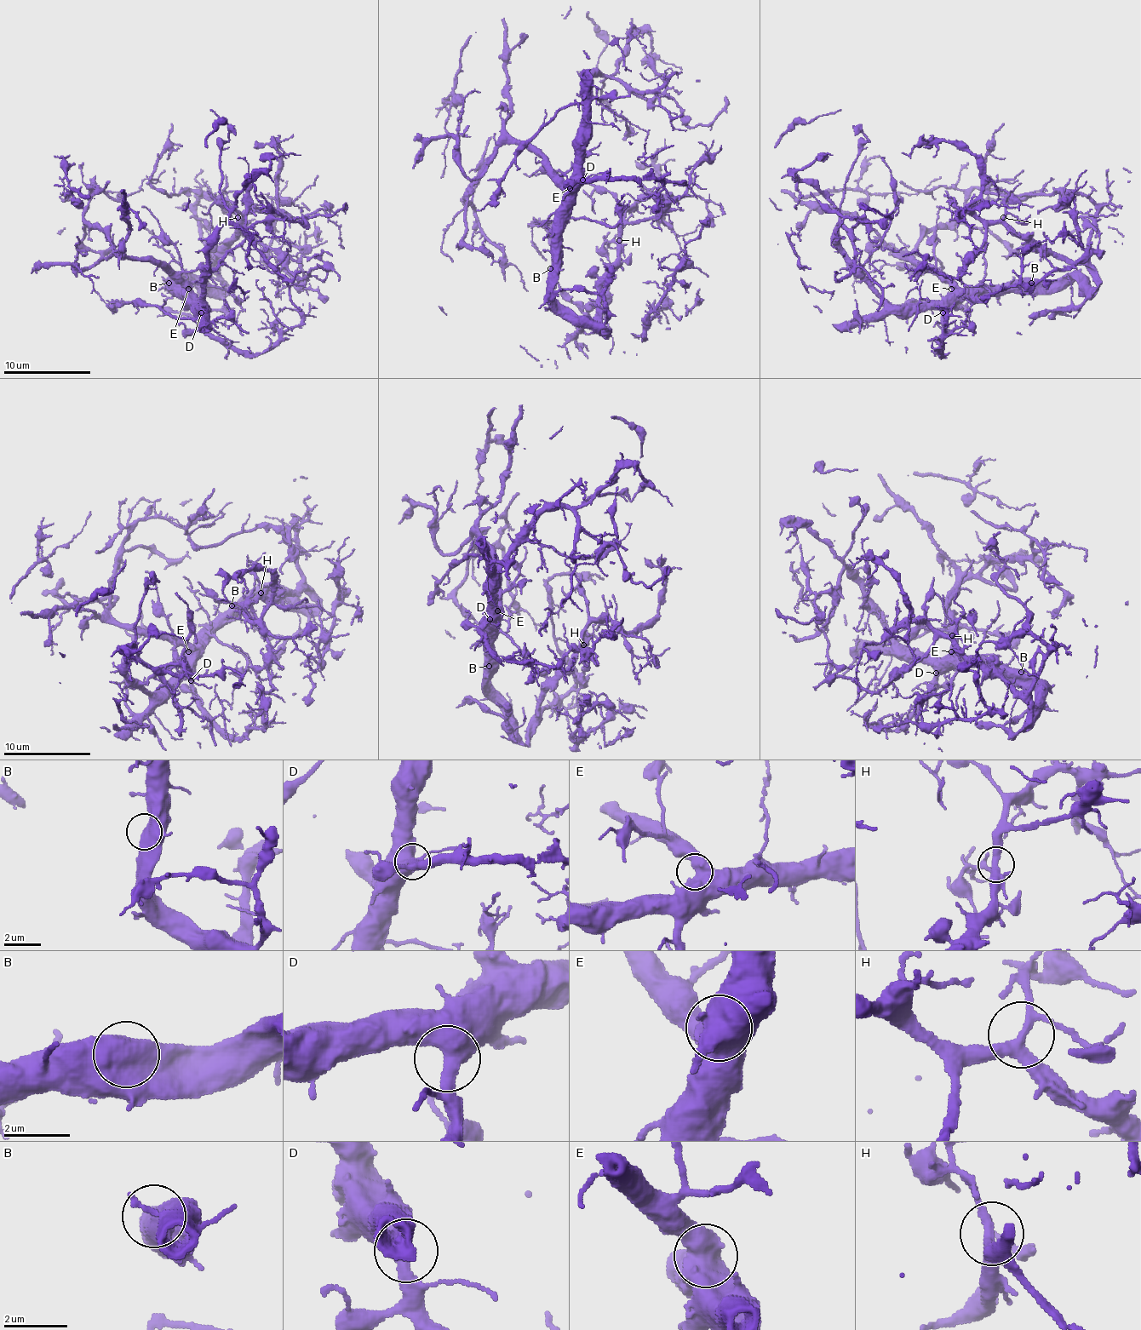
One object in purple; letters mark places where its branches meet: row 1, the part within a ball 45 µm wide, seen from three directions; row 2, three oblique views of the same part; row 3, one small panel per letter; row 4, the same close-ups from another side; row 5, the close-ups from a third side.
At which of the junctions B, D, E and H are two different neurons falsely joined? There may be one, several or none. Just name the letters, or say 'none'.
none

